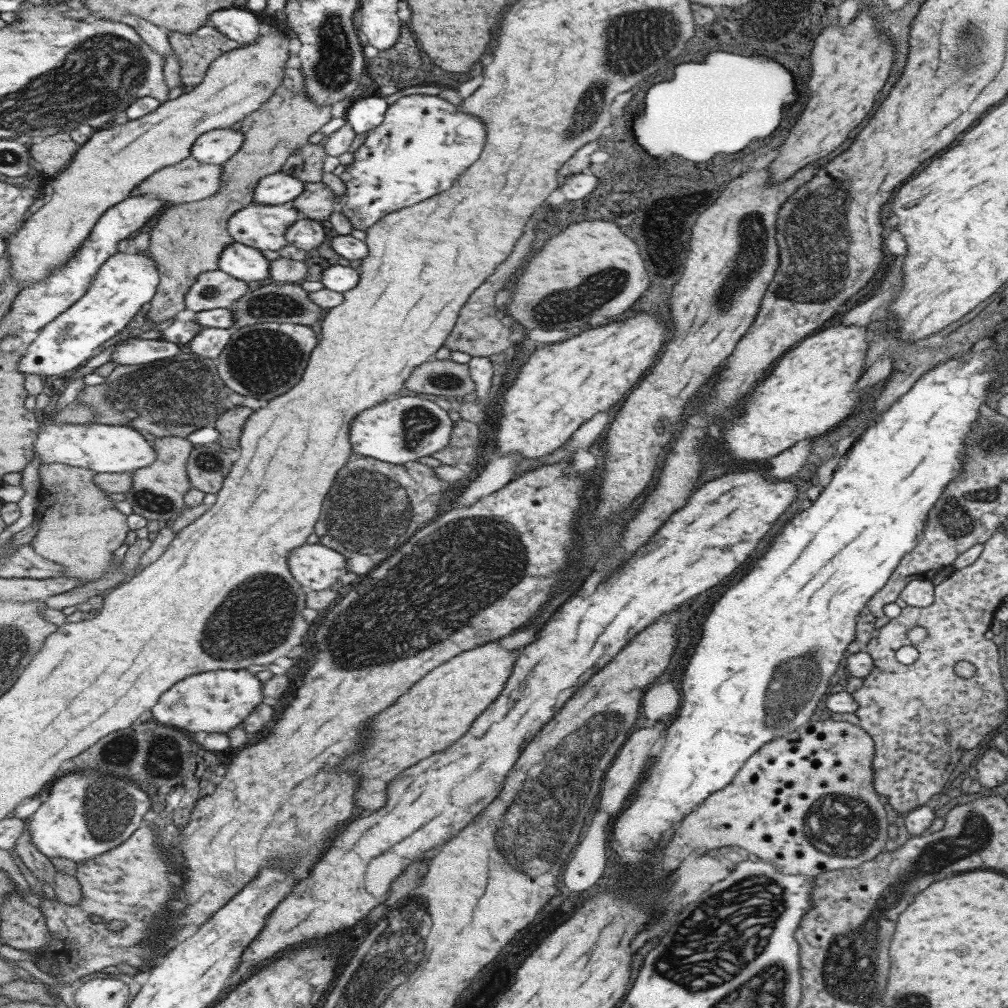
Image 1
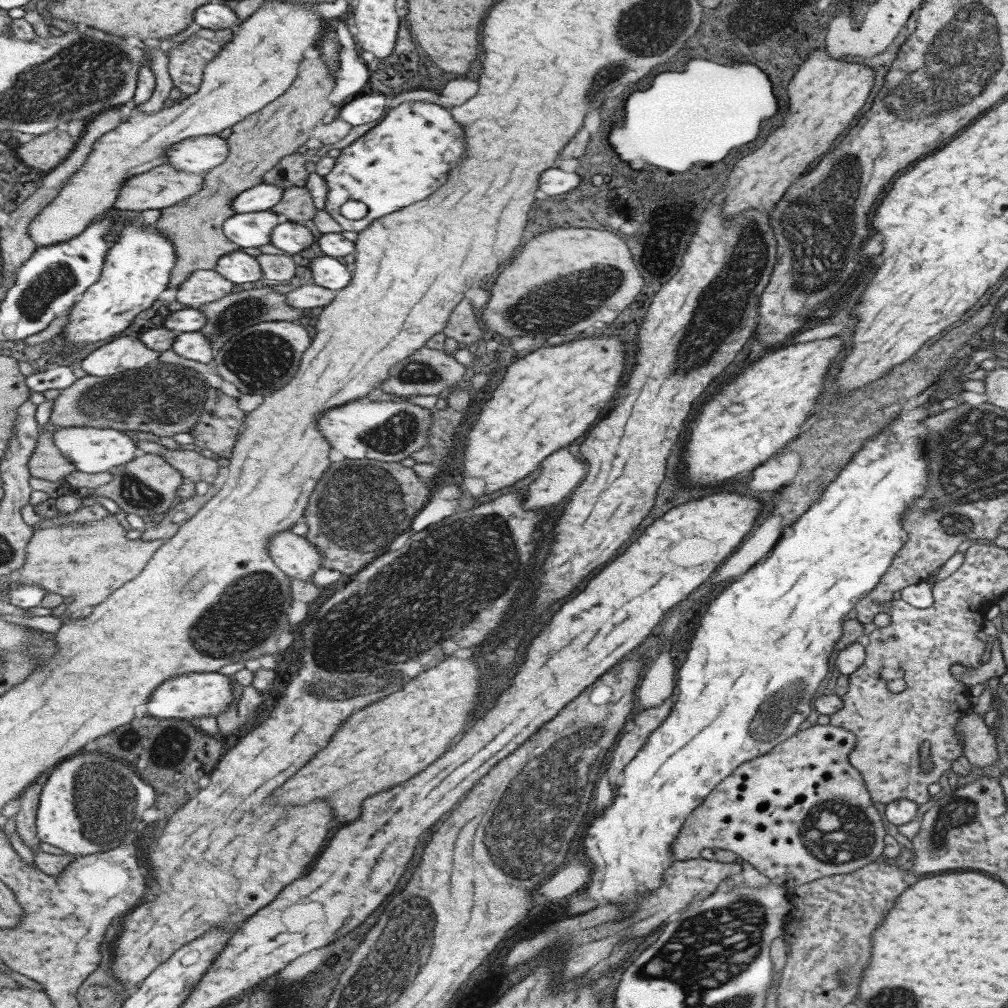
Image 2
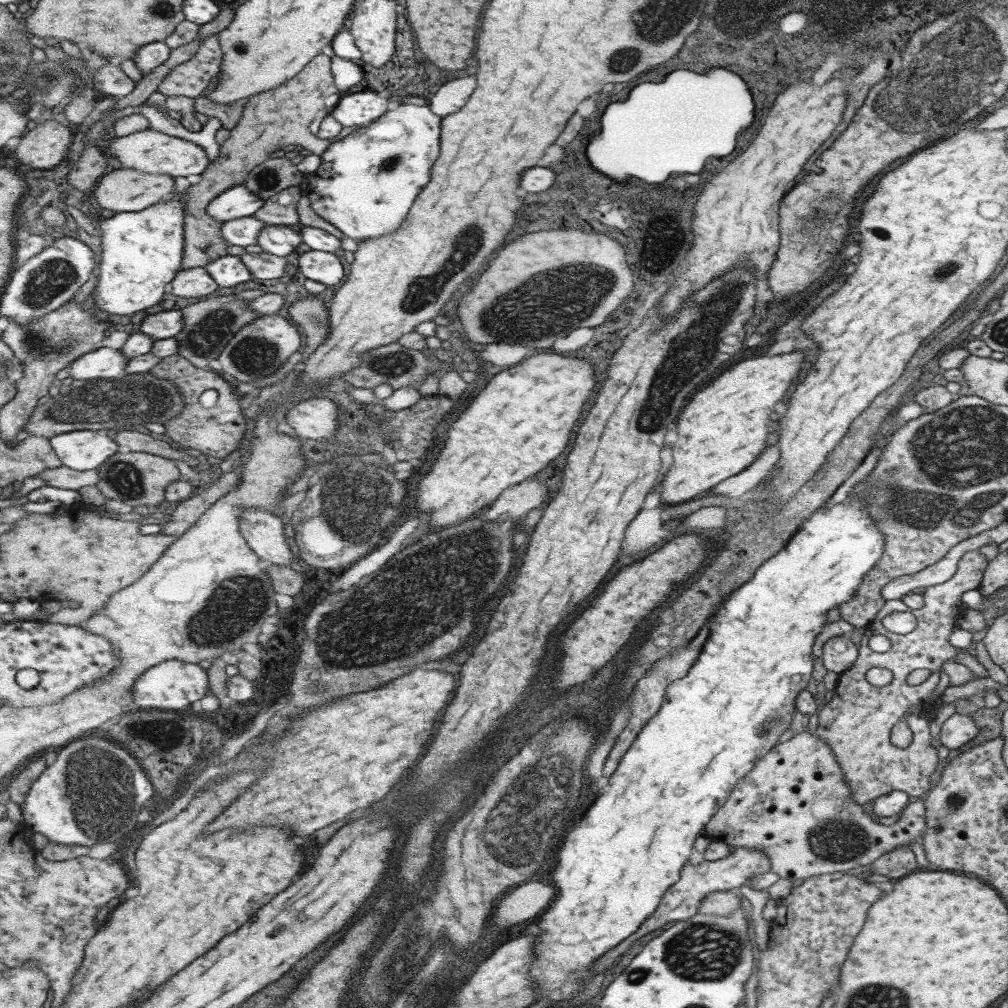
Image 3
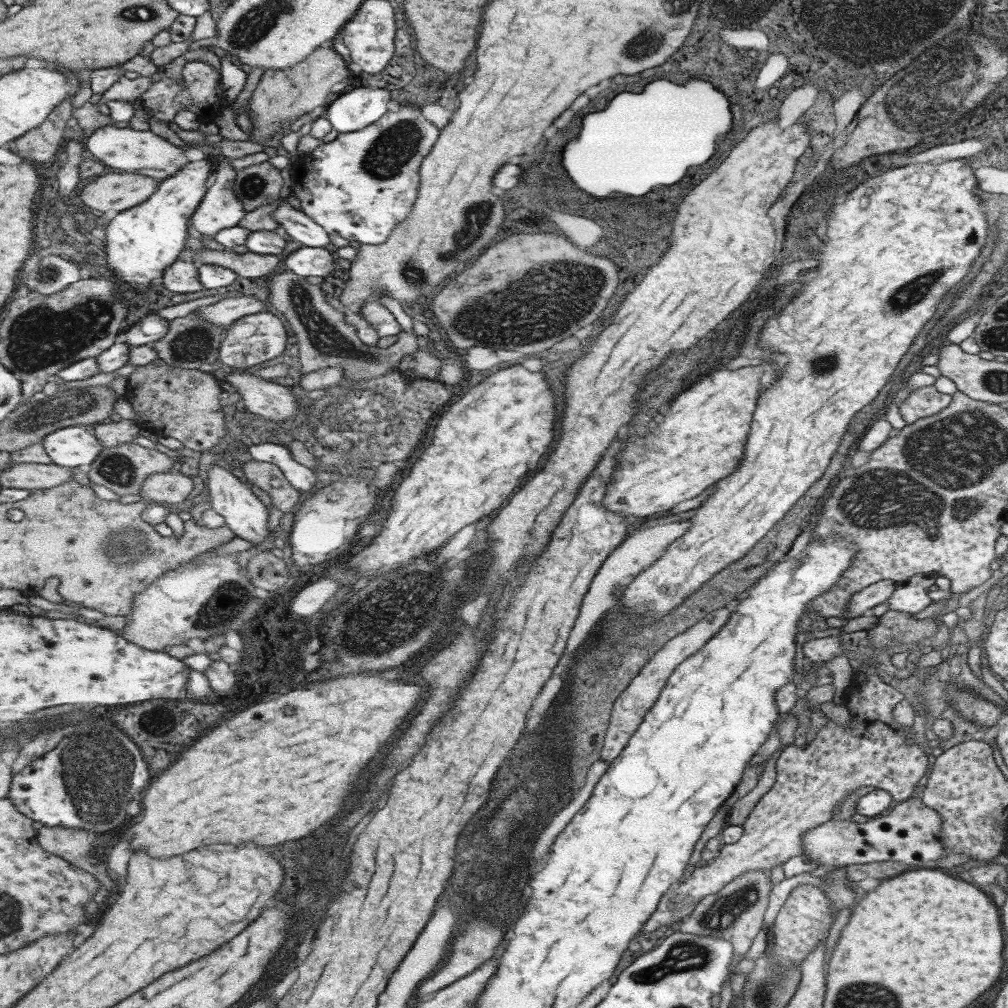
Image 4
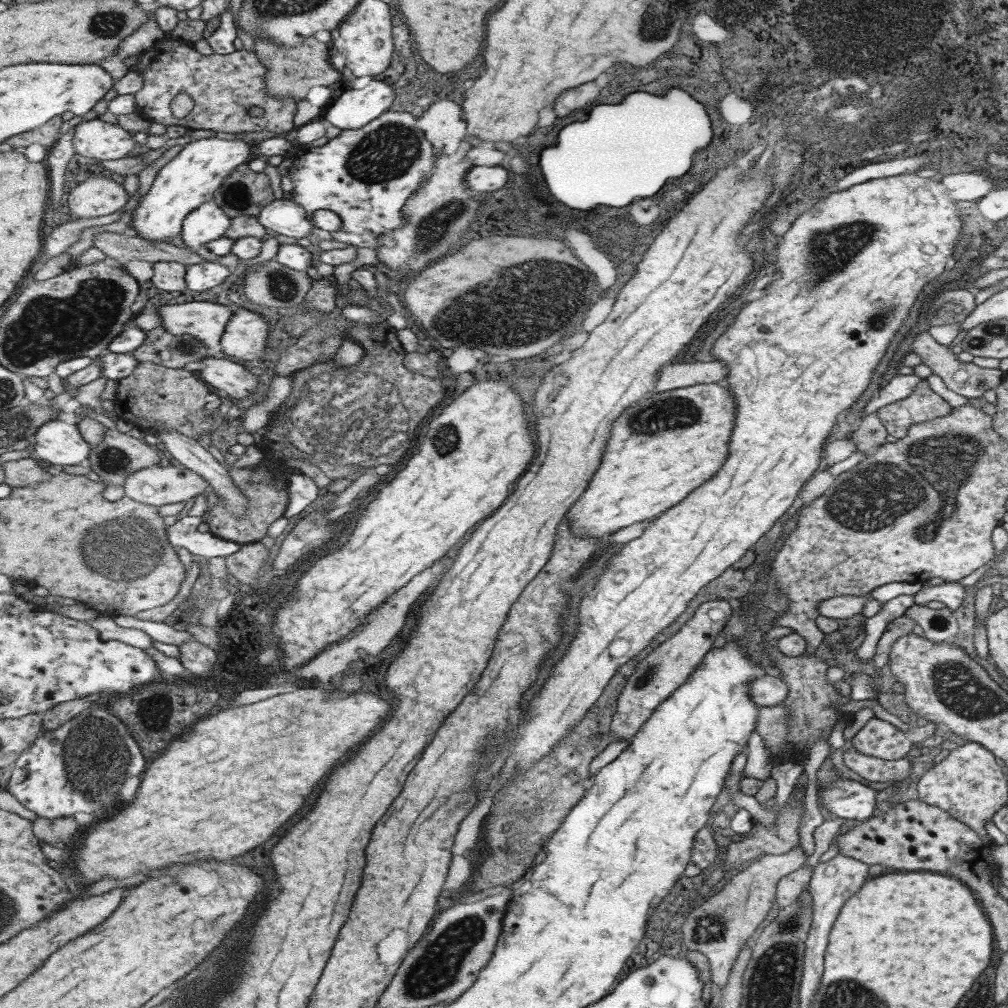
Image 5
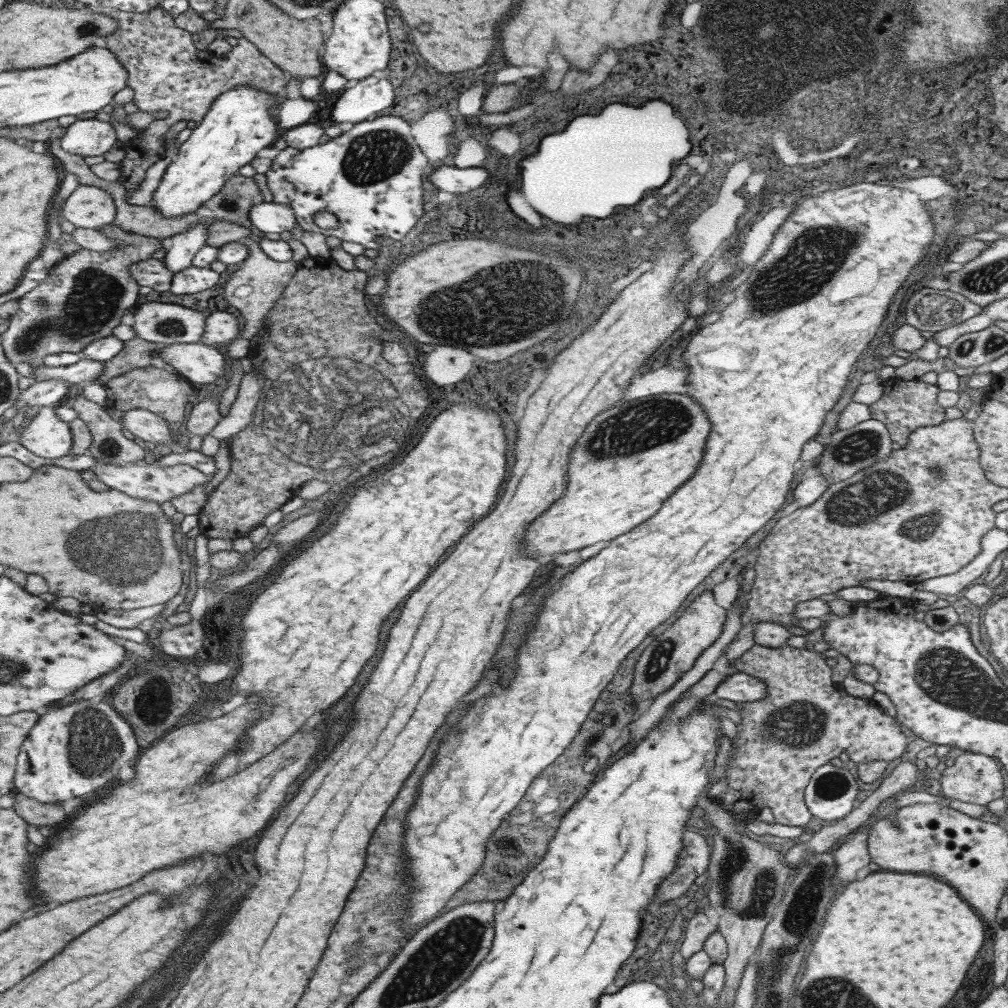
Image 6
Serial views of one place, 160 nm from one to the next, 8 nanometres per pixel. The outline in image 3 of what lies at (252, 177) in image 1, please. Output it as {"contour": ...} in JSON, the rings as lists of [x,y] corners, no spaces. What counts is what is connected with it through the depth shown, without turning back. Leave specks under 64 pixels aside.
{"contour":[[[323,52],[321,56],[317,56],[302,72],[295,76],[295,79],[289,83],[283,84],[282,87],[273,88],[270,91],[262,92],[259,95],[253,95],[246,104],[243,119],[239,125],[235,126],[230,133],[230,137],[221,144],[219,158],[213,162],[209,168],[202,174],[202,179],[189,186],[187,193],[183,195],[183,204],[185,204],[186,212],[186,251],[182,260],[182,268],[190,269],[203,267],[219,260],[219,257],[227,256],[227,246],[231,245],[227,242],[223,233],[223,224],[220,220],[215,220],[210,215],[211,202],[215,201],[223,191],[235,185],[243,185],[246,178],[251,174],[252,170],[259,166],[262,162],[269,160],[269,154],[277,152],[277,150],[288,150],[289,148],[300,148],[305,146],[307,150],[322,154],[329,148],[332,143],[329,139],[319,140],[316,134],[311,132],[311,124],[317,118],[317,114],[325,108],[325,100],[331,94],[337,94],[337,85],[332,72],[333,57],[331,52]]]}

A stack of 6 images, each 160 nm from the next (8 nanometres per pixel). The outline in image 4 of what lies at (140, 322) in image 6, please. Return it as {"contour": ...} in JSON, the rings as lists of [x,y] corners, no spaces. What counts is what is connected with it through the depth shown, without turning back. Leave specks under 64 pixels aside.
{"contour":[[[245,296],[239,298],[227,297],[215,304],[198,308],[193,313],[198,312],[202,318],[206,318],[213,324],[230,327],[240,318],[263,312],[263,310],[265,310],[264,301],[253,298],[253,296]]]}

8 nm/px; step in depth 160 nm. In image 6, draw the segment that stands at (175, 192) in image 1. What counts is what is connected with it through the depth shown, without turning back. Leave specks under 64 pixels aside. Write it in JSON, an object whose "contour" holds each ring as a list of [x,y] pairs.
{"contour":[[[79,185],[63,207],[63,216],[77,228],[100,230],[113,223],[117,214],[113,195],[91,185]]]}

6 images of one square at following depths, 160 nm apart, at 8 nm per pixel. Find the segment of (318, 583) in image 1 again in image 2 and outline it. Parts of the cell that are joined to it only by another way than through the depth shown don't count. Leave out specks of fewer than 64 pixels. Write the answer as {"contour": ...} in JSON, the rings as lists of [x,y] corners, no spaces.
{"contour":[[[285,531],[275,536],[270,548],[271,557],[289,577],[310,581],[311,576],[324,567],[323,548],[293,532]]]}

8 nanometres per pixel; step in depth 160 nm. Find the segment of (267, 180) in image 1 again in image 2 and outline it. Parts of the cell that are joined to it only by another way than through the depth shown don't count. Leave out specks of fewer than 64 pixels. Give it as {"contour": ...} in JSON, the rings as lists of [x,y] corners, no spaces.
{"contour":[[[263,182],[242,192],[235,201],[237,215],[251,212],[262,212],[271,210],[282,203],[287,188],[281,188],[277,184]]]}

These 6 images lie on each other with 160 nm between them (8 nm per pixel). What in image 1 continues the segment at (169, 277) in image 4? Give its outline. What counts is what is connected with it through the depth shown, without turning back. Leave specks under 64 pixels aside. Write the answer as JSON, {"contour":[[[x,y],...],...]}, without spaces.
{"contour":[[[220,268],[204,272],[186,296],[186,308],[195,313],[220,308],[231,308],[249,292],[246,280],[239,280]]]}

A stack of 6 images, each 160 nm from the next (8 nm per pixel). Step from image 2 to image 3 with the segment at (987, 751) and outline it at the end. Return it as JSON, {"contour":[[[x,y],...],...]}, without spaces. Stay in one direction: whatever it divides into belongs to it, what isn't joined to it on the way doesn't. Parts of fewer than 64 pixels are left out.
{"contour":[[[953,713],[941,724],[939,740],[947,749],[959,748],[977,736],[977,727],[971,717]]]}

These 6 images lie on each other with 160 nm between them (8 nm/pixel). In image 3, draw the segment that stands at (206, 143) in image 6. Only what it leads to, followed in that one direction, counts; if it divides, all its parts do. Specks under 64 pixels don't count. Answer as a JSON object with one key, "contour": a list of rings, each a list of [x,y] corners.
{"contour":[[[187,191],[179,196],[171,194],[141,212],[107,214],[100,222],[98,242],[102,259],[97,268],[100,279],[94,298],[98,308],[117,316],[131,316],[163,300],[165,286],[181,270],[186,251],[186,212],[181,199]]]}

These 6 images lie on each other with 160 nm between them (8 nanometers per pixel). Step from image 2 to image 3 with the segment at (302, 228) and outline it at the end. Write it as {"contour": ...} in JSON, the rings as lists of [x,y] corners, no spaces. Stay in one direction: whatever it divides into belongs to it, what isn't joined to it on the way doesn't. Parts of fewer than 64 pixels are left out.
{"contour":[[[267,225],[258,236],[258,245],[263,251],[277,256],[289,256],[297,246],[304,243],[298,227]]]}

